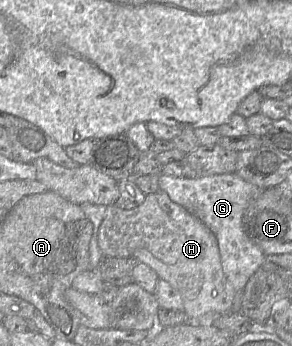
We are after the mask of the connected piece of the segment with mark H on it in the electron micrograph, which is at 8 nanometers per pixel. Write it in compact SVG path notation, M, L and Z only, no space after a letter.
M161 189L147 194L143 203L133 209L107 206L99 227L98 245L103 257L134 258L151 267L179 292L189 319L198 319L208 312L232 311L236 290L223 272L215 235Z

